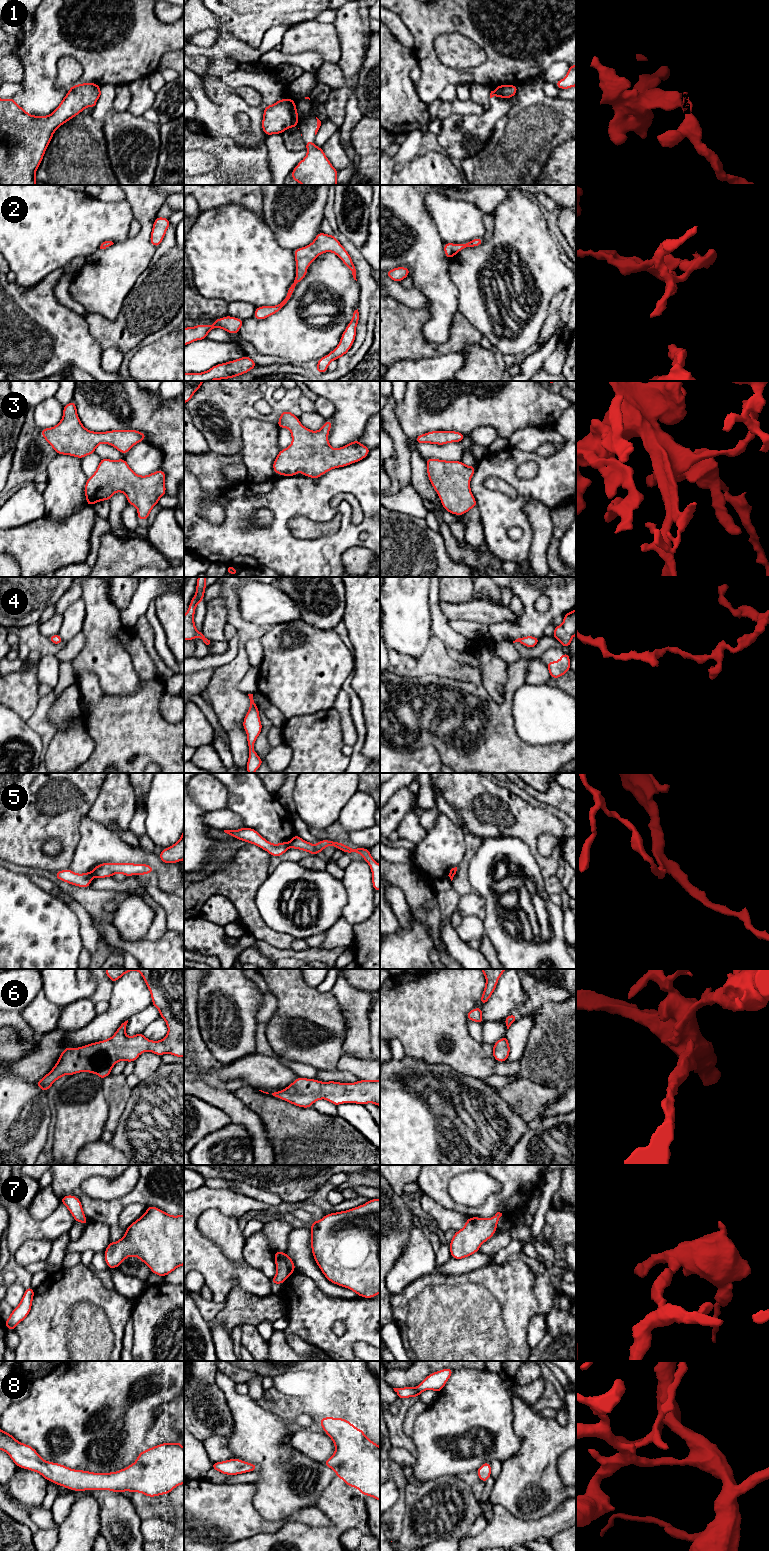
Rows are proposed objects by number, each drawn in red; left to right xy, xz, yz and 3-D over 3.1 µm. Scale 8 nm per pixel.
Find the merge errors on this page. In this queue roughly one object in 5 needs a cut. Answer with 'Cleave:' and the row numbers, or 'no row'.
Cleave: 1, 5

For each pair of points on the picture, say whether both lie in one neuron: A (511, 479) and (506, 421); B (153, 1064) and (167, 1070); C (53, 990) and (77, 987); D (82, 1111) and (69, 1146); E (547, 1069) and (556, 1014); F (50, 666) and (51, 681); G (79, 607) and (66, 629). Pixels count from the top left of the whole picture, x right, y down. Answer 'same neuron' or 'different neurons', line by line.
A: different neurons
B: different neurons
C: same neuron
D: same neuron
E: same neuron
F: same neuron
G: same neuron

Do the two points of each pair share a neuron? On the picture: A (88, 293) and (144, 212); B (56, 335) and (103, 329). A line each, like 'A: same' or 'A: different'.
A: same
B: different

